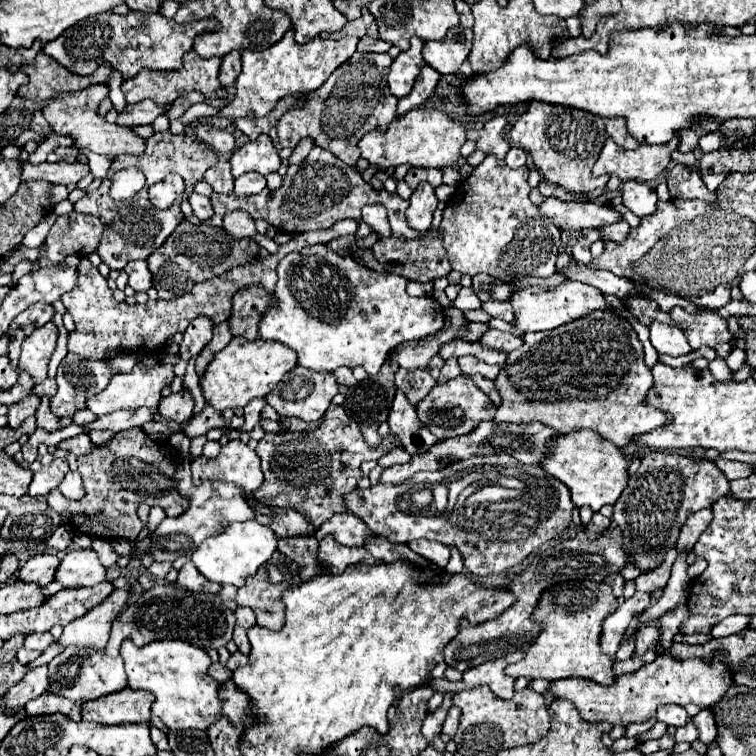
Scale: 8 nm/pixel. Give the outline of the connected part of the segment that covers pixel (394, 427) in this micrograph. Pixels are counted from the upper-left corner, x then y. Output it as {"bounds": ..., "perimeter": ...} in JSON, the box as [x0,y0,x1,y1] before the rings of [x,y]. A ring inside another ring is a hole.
{"bounds":[389,391,441,455],"perimeter":[[[397,391],[391,413],[389,413],[389,427],[403,443],[403,449],[411,455],[425,453],[433,445],[437,445],[441,439],[433,437],[425,423],[419,421],[415,407],[407,401],[407,397]]]}

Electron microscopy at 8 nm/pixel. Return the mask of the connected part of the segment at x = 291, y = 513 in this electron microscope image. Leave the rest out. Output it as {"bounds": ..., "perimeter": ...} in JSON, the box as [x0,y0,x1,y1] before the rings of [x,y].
{"bounds":[257,509,315,537],"perimeter":[[[279,509],[279,513],[275,517],[273,515],[259,515],[257,521],[271,527],[277,533],[277,537],[315,535],[315,527],[295,509]]]}

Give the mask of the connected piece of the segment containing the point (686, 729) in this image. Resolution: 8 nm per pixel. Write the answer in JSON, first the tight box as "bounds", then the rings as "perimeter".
{"bounds":[675,721,697,743],"perimeter":[[[687,721],[687,723],[681,725],[681,727],[677,727],[677,731],[675,731],[675,741],[677,741],[677,743],[683,743],[683,741],[693,743],[695,739],[697,739],[697,727],[695,727],[691,721]]]}

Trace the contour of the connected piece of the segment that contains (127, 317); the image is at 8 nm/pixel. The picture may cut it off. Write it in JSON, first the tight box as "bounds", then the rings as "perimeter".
{"bounds":[61,219,357,359],"perimeter":[[[347,219],[347,221],[339,221],[337,225],[333,225],[327,231],[295,235],[287,245],[281,245],[275,255],[269,255],[265,259],[257,259],[255,263],[235,267],[235,269],[227,271],[225,275],[203,281],[201,285],[195,285],[191,293],[177,297],[173,301],[157,299],[157,301],[147,301],[145,305],[117,303],[113,299],[111,289],[107,287],[107,279],[101,277],[101,273],[87,259],[81,259],[77,287],[71,293],[65,293],[65,297],[61,299],[75,321],[75,331],[69,335],[69,351],[81,355],[83,359],[105,359],[105,353],[109,349],[123,353],[123,351],[135,351],[135,347],[151,351],[153,355],[165,353],[165,341],[169,337],[173,337],[175,333],[185,332],[189,321],[193,321],[195,317],[203,315],[203,317],[209,317],[211,321],[227,321],[231,297],[239,289],[243,289],[251,283],[261,283],[267,289],[275,289],[277,265],[279,265],[281,257],[285,257],[287,253],[299,251],[301,247],[307,247],[307,245],[327,243],[327,241],[341,237],[341,235],[353,235],[355,231],[357,231],[357,223]]]}

